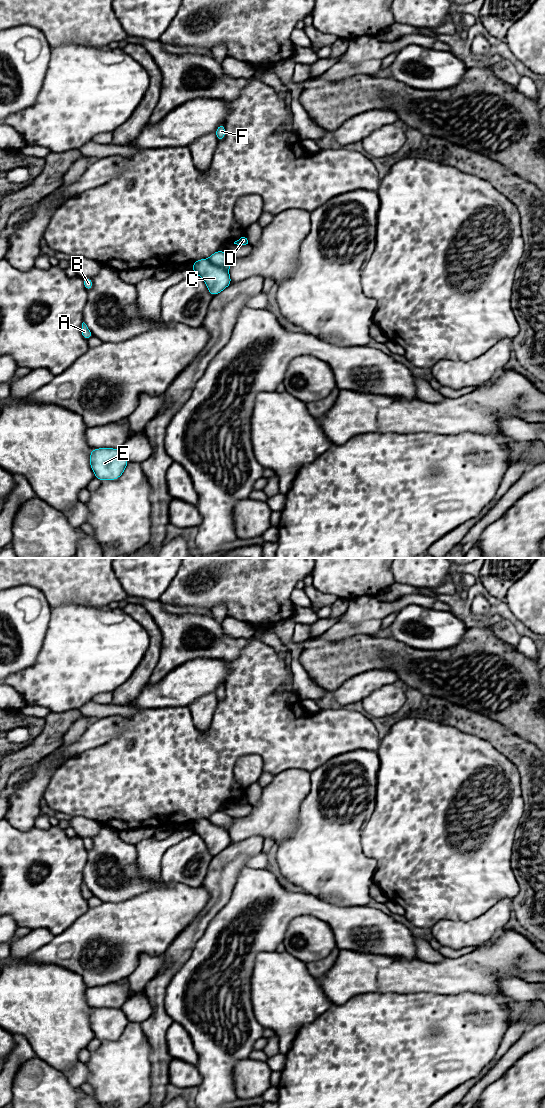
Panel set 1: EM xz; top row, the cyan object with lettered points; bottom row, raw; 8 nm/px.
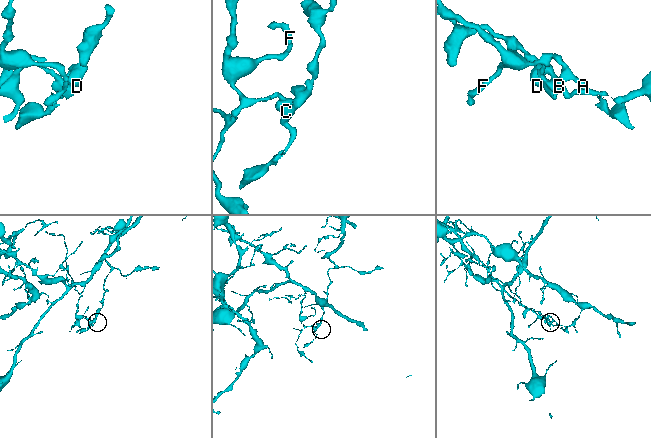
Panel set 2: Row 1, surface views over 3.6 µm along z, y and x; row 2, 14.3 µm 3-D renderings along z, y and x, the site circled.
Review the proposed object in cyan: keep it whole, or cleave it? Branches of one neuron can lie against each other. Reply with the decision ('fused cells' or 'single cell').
fused cells

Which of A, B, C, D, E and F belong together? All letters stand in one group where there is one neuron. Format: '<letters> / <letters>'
A B E F / C D

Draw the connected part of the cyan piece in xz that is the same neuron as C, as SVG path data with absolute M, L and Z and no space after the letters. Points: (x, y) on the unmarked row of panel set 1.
M208 819L195 821L192 830L204 840L212 856L223 851L232 842L228 830L212 824Z

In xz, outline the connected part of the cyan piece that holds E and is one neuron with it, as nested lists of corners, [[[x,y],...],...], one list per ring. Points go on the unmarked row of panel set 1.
[[[100,1008],[90,1013],[90,1026],[95,1038],[105,1040],[116,1040],[124,1032],[129,1023],[121,1008]]]

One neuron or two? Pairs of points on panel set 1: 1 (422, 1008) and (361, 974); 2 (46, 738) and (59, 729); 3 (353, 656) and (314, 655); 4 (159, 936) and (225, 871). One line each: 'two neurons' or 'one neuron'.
1: two neurons
2: one neuron
3: one neuron
4: two neurons

